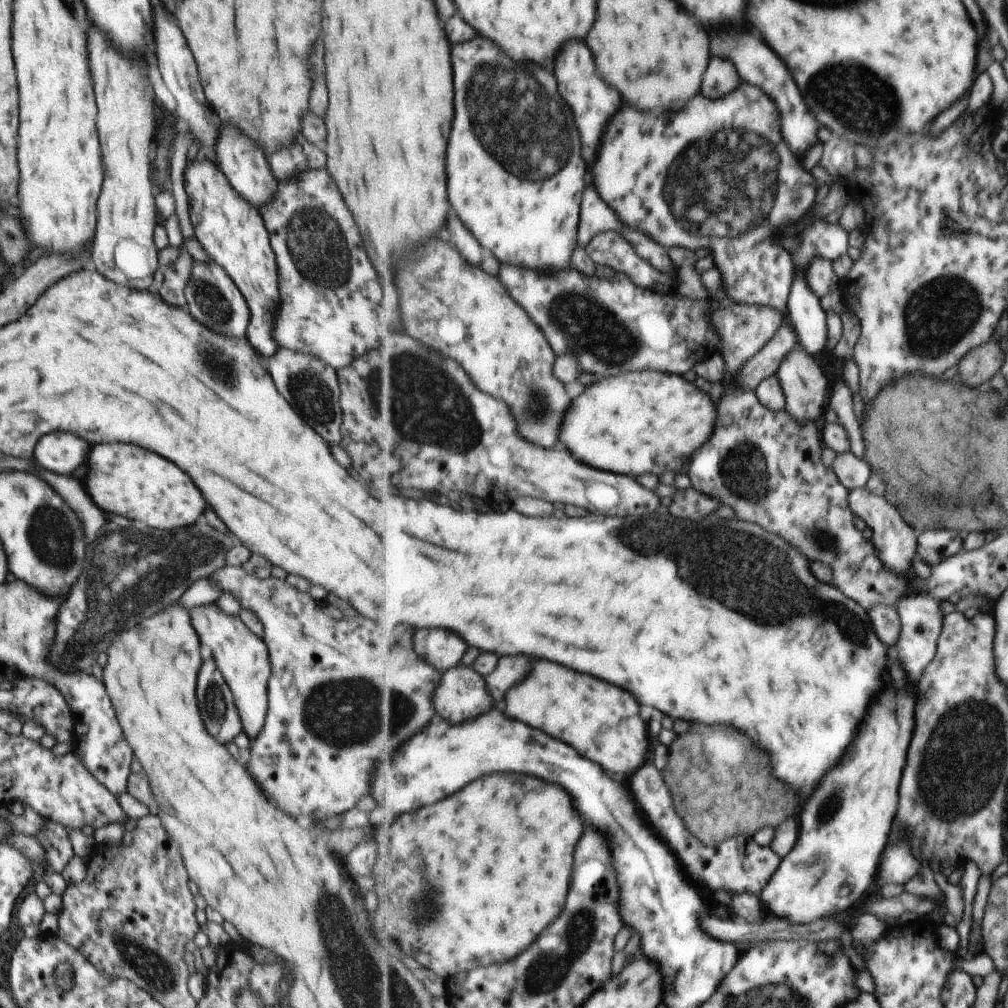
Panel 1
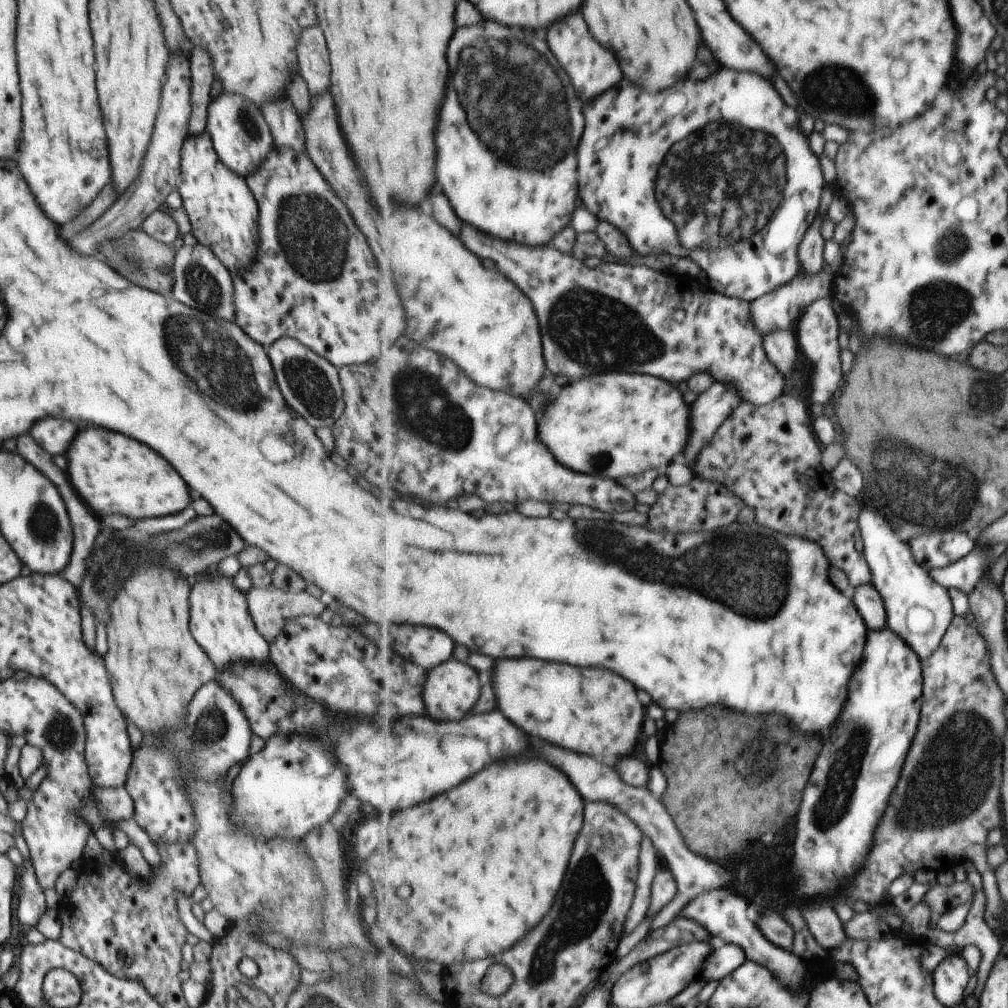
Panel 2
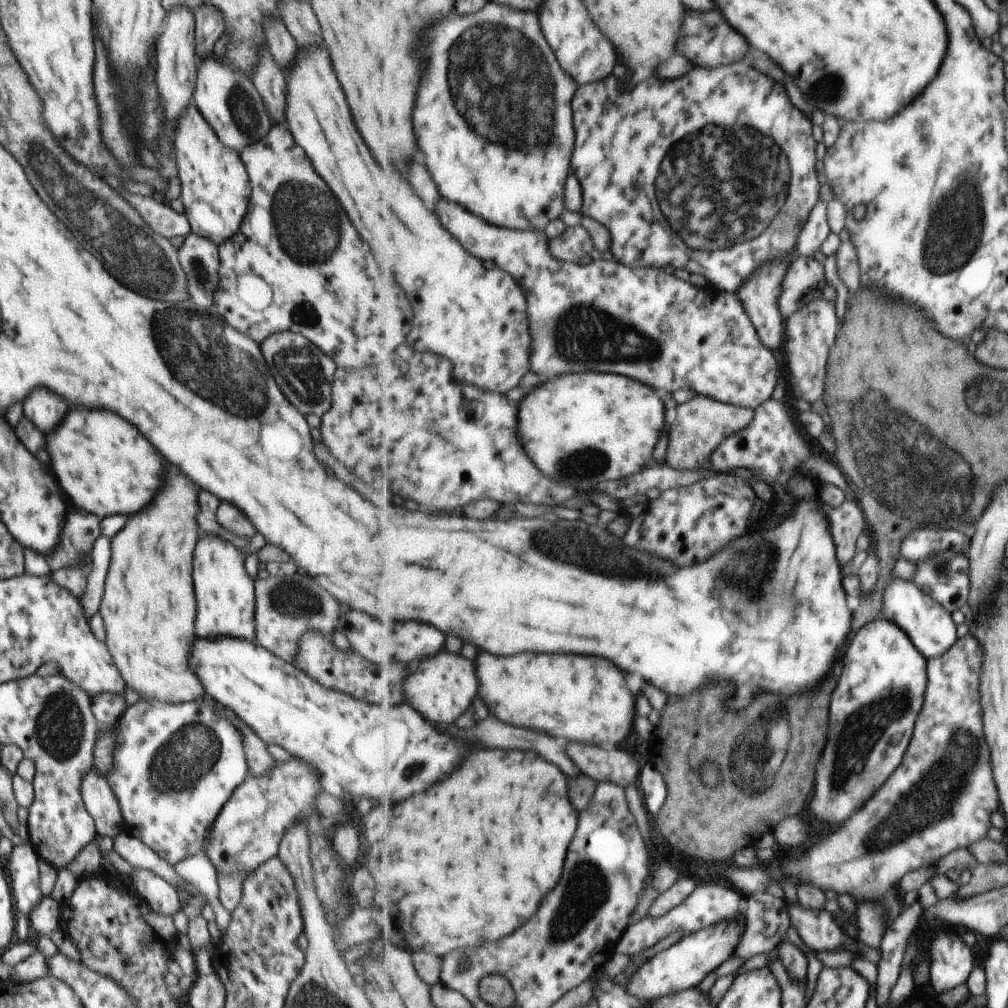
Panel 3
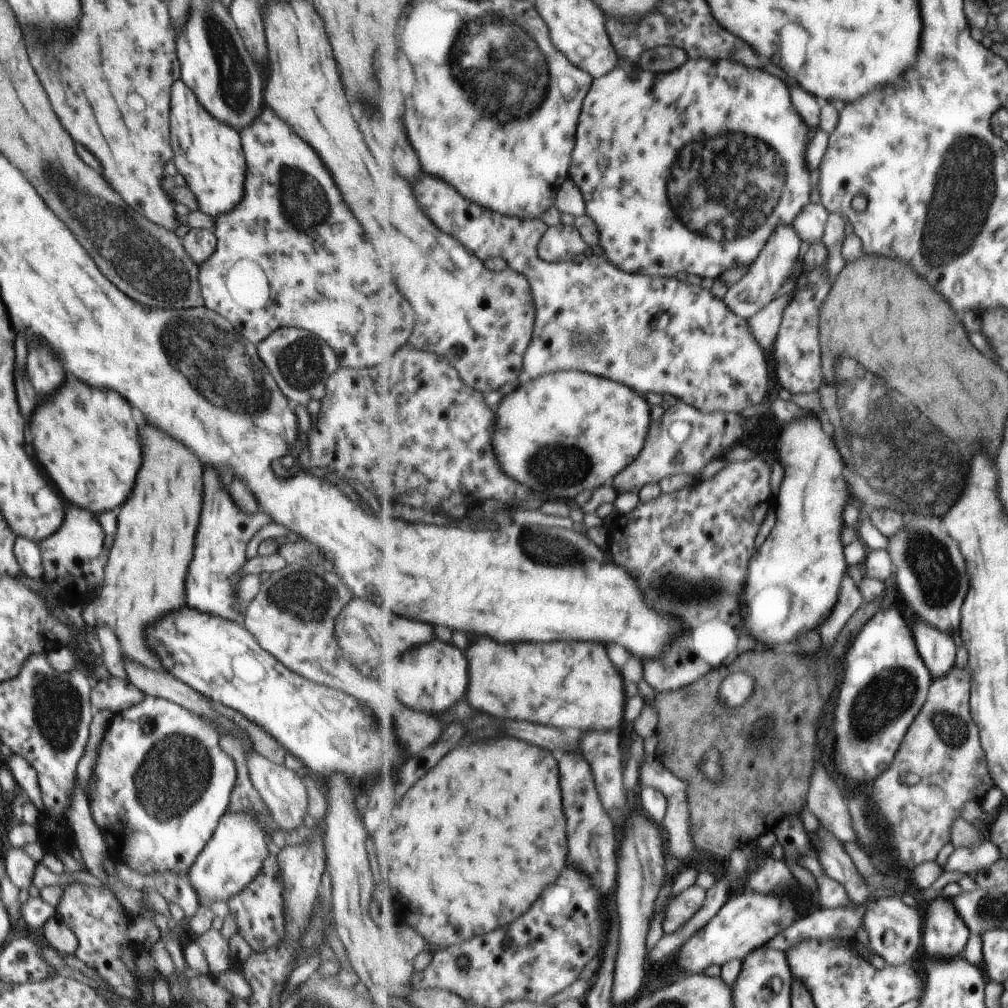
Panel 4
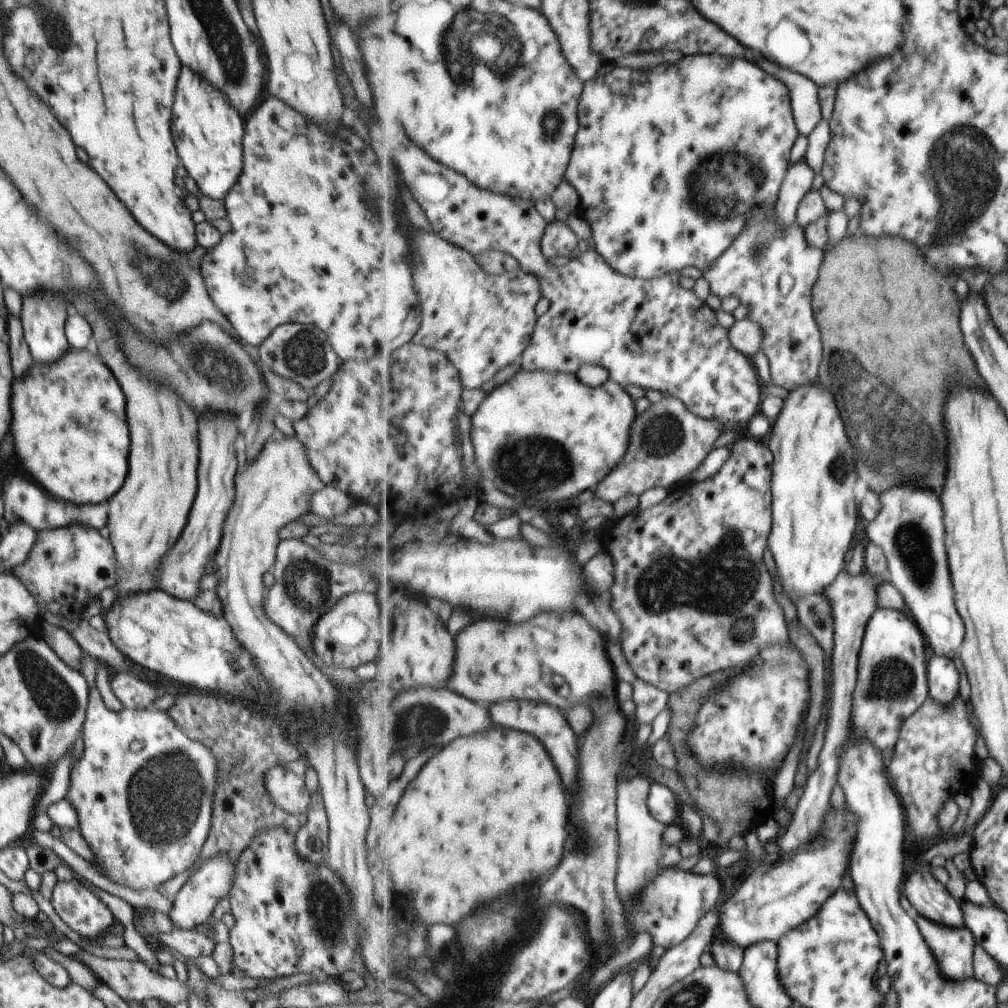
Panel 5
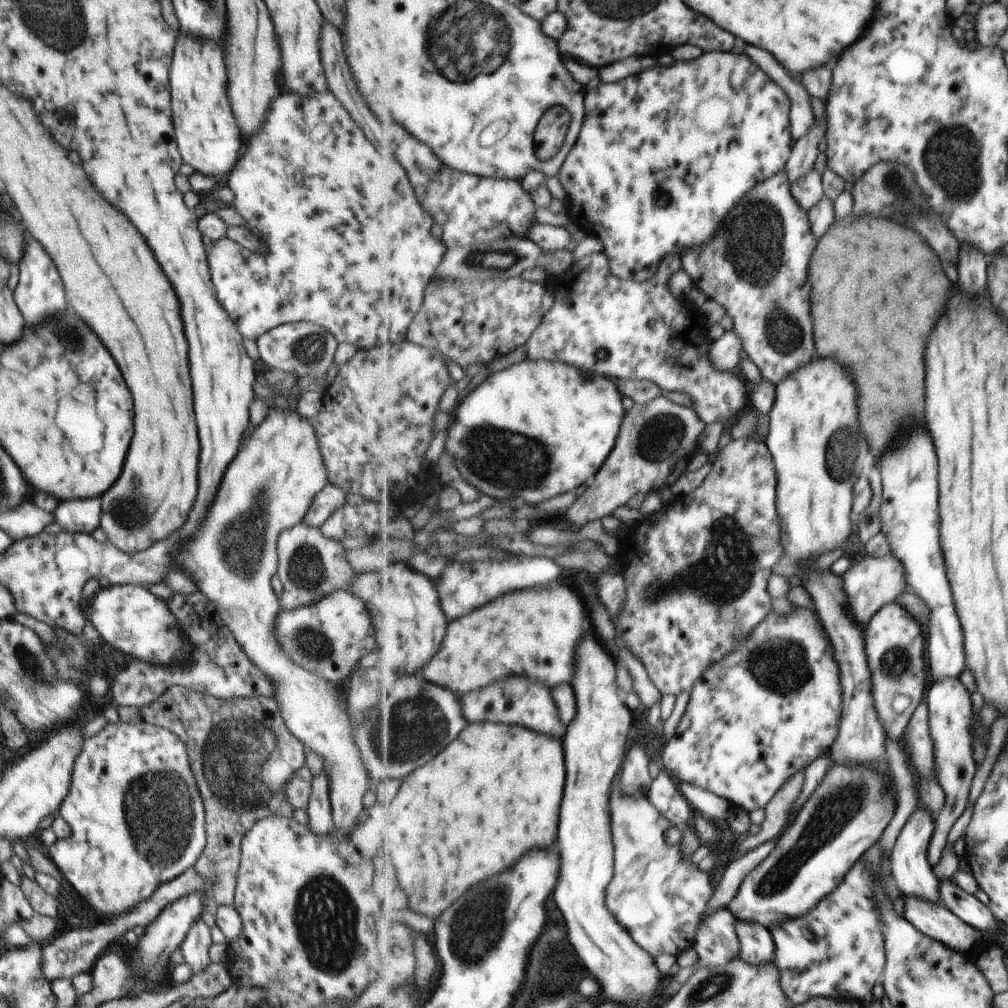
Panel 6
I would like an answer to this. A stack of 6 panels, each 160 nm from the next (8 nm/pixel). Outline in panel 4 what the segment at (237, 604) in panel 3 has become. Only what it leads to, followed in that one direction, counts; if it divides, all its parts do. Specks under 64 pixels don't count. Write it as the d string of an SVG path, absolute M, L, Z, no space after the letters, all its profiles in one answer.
M203 468L203 498L201 498L201 516L195 532L193 558L185 572L185 604L205 614L217 614L225 620L237 618L233 606L233 589L239 577L239 570L245 562L245 545L257 528L270 524L270 518L261 510L253 514L241 512L229 498L225 486L219 480L215 468Z

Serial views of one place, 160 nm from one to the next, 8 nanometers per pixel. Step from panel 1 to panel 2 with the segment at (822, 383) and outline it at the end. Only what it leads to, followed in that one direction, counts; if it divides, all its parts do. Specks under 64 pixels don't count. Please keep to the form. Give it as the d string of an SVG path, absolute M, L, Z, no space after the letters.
M789 329L769 332L765 336L765 350L769 352L769 360L773 360L773 364L777 364L781 372L785 372L785 376L791 376L799 360L797 352L802 353L795 334L791 334Z

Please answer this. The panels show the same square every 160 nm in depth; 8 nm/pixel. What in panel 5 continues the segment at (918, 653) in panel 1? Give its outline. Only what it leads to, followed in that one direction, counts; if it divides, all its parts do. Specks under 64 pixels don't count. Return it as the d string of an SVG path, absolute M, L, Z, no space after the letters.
M931 653L929 658L930 698L941 704L953 704L959 696L959 670L947 656Z

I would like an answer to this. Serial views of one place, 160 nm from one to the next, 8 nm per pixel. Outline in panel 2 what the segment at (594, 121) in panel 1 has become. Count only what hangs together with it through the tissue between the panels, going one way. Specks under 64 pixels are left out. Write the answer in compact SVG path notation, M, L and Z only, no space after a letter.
M573 12L571 16L557 20L557 24L553 24L553 28L549 28L547 40L549 40L549 46L553 48L555 56L559 58L559 62L563 62L563 68L571 76L573 86L581 92L583 100L591 100L591 98L599 96L601 92L609 90L623 78L621 66L619 66L615 54L611 50L605 50L605 46L601 46L595 40L595 36L589 32L589 26L581 12Z

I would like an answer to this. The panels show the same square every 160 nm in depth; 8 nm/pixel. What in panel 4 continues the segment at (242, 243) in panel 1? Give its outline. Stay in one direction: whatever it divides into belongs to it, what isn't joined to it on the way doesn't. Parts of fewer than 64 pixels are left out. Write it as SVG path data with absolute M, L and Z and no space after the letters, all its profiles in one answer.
M174 80L170 88L169 134L171 134L172 160L177 173L181 174L198 204L198 210L213 220L218 214L231 210L241 200L245 178L244 154L240 143L240 133L231 125L213 118L199 104L193 91L181 80Z

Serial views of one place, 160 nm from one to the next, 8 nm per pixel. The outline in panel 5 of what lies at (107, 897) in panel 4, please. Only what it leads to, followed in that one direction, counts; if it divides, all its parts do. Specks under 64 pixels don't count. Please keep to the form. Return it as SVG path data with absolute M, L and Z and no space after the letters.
M77 877L69 880L69 882L55 882L53 892L51 892L50 902L55 914L69 930L91 942L95 942L95 940L99 938L99 934L101 934L105 928L112 926L113 921L115 921L107 906L85 888L85 886L79 882Z

